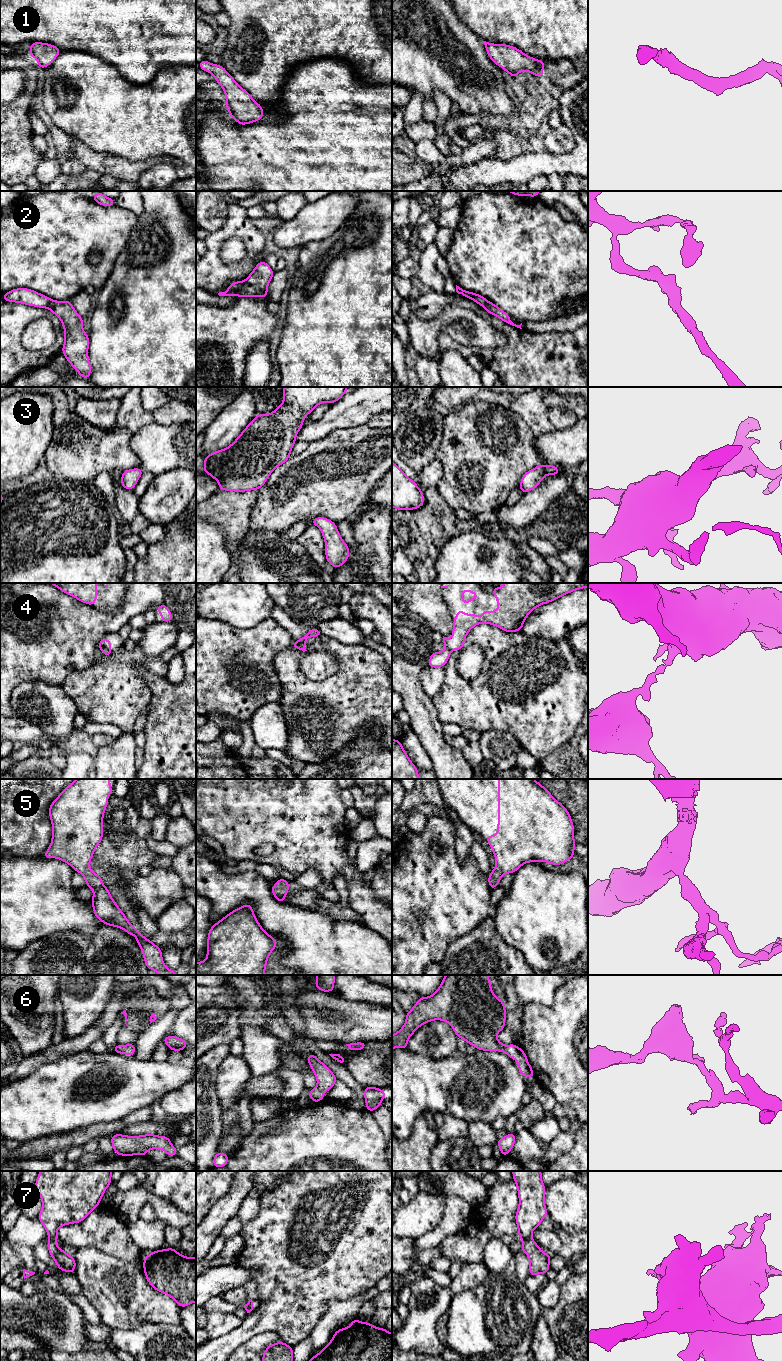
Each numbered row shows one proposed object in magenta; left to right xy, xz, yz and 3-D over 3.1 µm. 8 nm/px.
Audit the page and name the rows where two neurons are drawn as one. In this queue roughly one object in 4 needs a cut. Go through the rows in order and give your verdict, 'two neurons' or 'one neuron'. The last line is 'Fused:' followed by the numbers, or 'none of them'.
1: one neuron
2: two neurons
3: one neuron
4: two neurons
5: one neuron
6: one neuron
7: one neuron
Fused: 2, 4

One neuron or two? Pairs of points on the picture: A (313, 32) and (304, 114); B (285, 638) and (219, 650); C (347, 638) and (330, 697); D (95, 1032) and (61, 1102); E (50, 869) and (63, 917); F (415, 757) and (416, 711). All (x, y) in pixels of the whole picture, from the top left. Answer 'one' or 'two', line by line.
A: two
B: one
C: two
D: two
E: one
F: two

